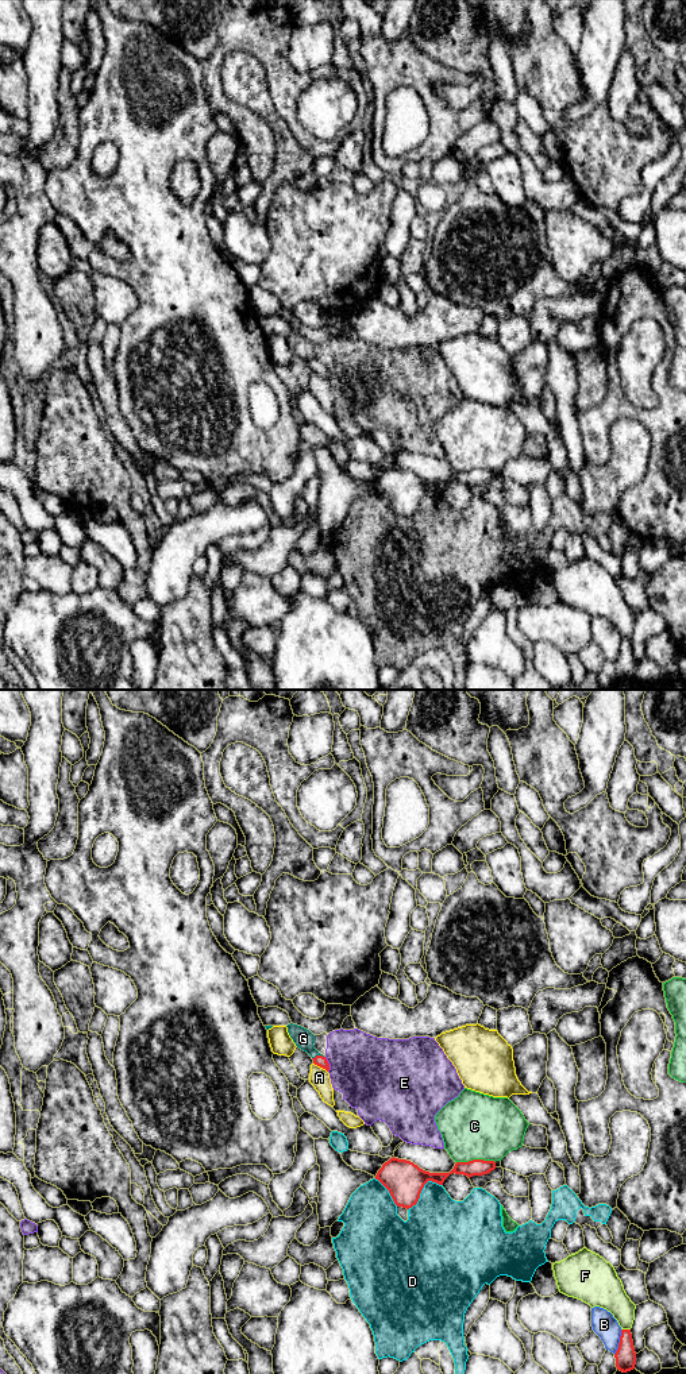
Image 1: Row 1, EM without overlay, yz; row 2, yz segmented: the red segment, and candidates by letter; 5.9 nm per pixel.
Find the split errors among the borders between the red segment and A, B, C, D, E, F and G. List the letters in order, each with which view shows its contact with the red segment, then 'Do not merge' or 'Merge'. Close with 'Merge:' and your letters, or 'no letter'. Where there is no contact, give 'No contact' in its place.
A: Touches red in yz. Do not merge
B: Touches red in yz. Do not merge
C: Touches red in yz. Do not merge
D: Touches red in yz. Do not merge
E: Touches red in yz. Do not merge
F: Touches red in yz. Do not merge
G: Touches red in yz. Merge
Merge: G

